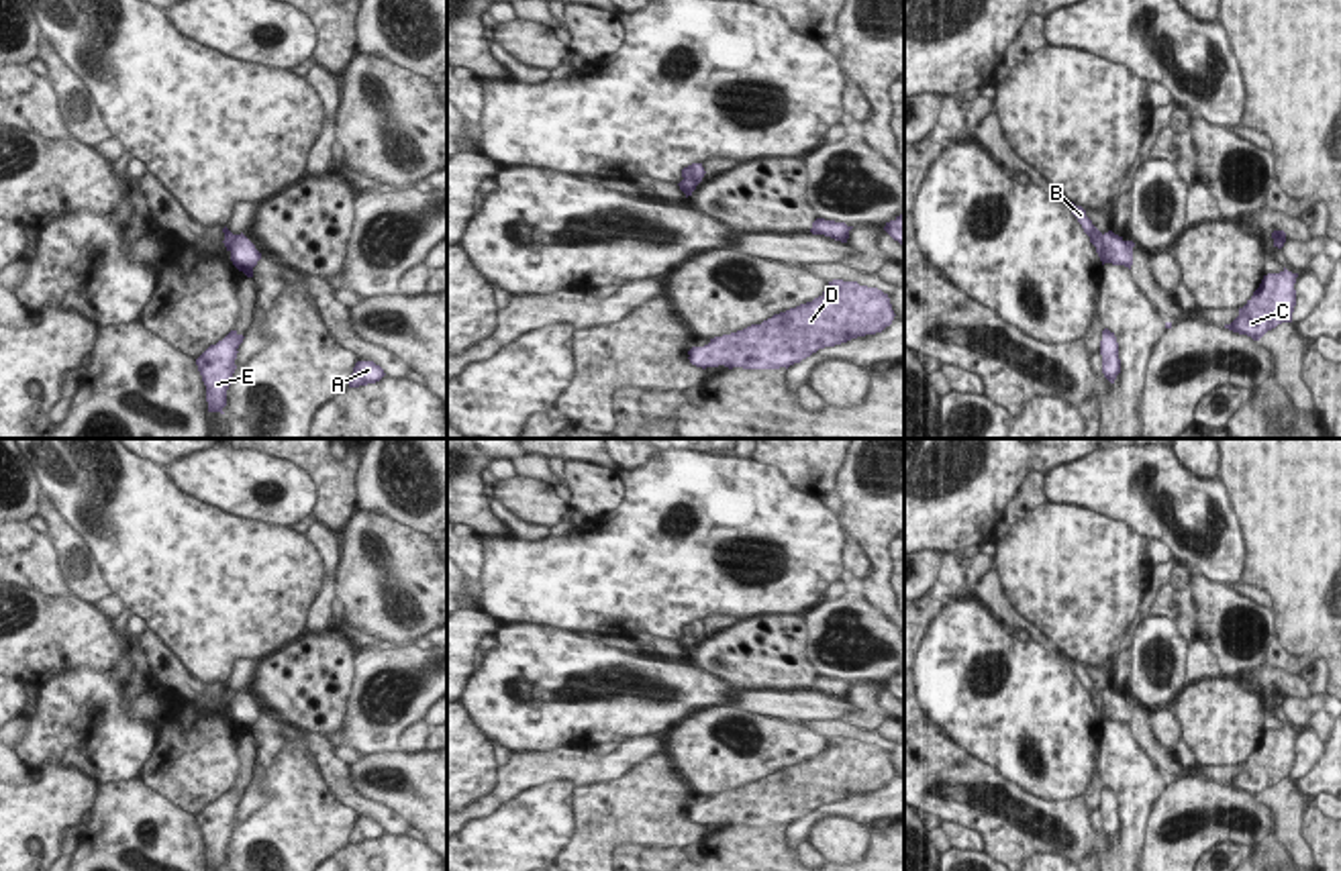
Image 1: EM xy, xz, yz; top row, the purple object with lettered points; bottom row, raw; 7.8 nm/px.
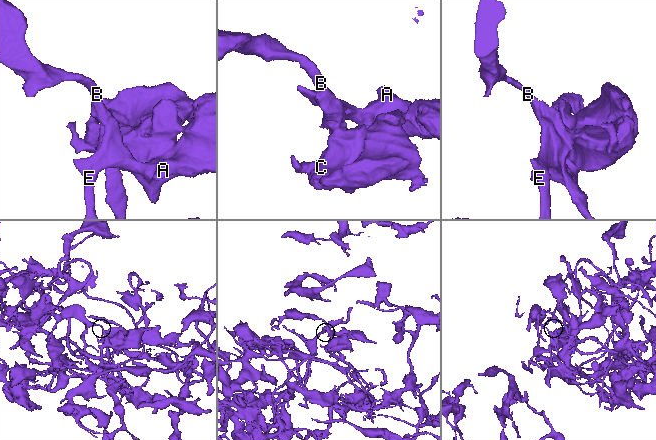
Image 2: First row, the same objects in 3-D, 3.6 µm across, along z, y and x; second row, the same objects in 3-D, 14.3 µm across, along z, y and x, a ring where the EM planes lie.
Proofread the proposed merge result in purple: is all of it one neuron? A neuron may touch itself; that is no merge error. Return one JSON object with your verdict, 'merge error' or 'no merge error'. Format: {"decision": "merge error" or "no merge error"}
{"decision": "merge error"}

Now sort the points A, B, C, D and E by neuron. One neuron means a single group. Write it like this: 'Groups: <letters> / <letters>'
Groups: A B E / C D.

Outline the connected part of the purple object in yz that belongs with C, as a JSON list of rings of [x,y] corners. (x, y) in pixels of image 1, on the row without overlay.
[[[1286,724],[1280,730],[1263,732],[1259,745],[1247,761],[1239,765],[1239,773],[1231,781],[1225,781],[1225,785],[1259,798],[1278,781],[1292,779],[1296,763],[1296,734],[1298,730],[1292,730]]]

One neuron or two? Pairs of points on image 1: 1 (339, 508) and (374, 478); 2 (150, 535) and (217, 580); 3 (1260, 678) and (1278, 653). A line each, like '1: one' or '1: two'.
1: two
2: one
3: two

